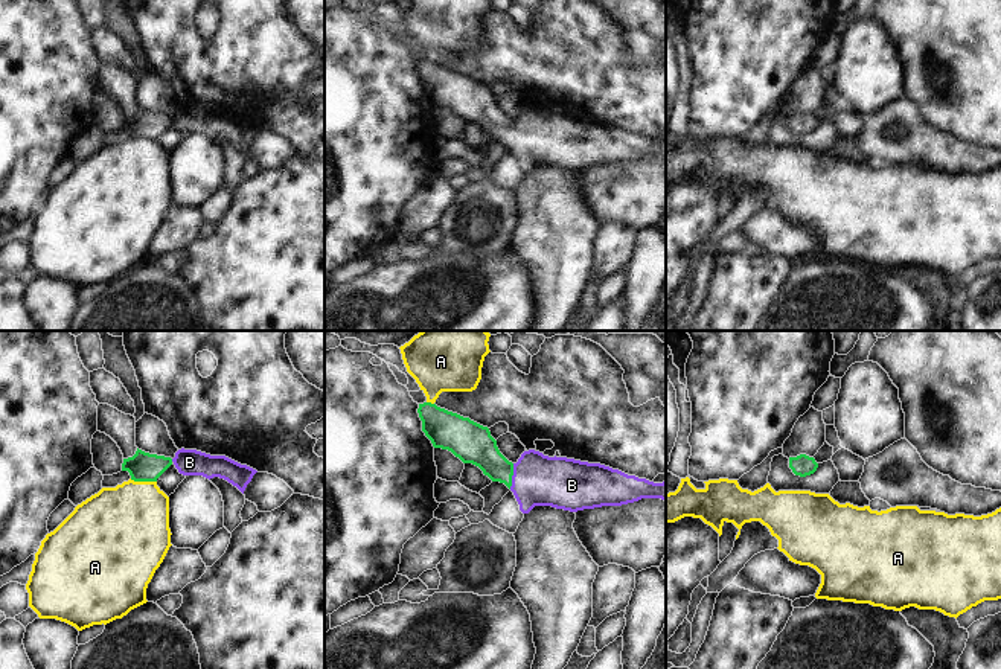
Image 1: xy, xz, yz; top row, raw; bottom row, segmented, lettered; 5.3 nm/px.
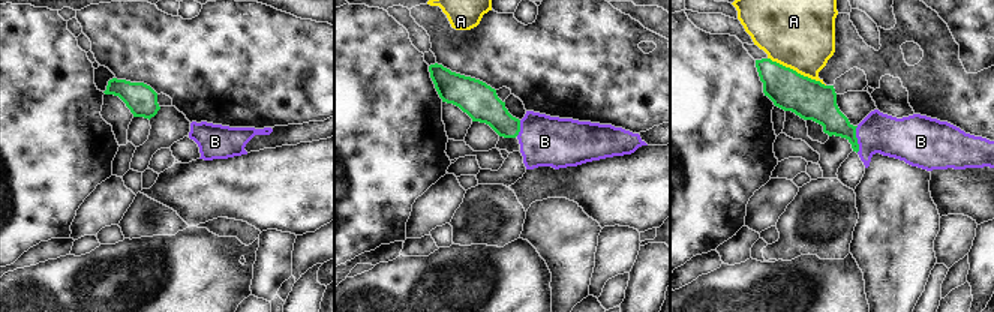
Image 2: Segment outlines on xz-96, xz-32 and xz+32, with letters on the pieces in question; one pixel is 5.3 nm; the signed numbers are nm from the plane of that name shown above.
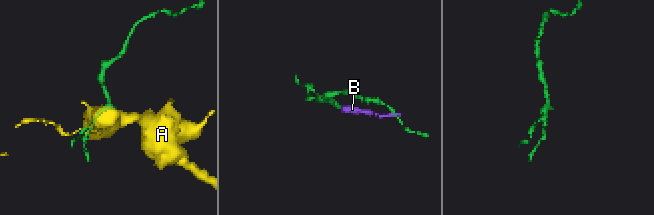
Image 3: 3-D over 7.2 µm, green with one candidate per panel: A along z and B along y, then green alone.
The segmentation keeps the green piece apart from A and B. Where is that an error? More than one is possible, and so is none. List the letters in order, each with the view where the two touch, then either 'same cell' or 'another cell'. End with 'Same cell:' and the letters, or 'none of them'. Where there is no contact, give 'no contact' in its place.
A: xy | another cell
B: xz | same cell
Same cell: B

